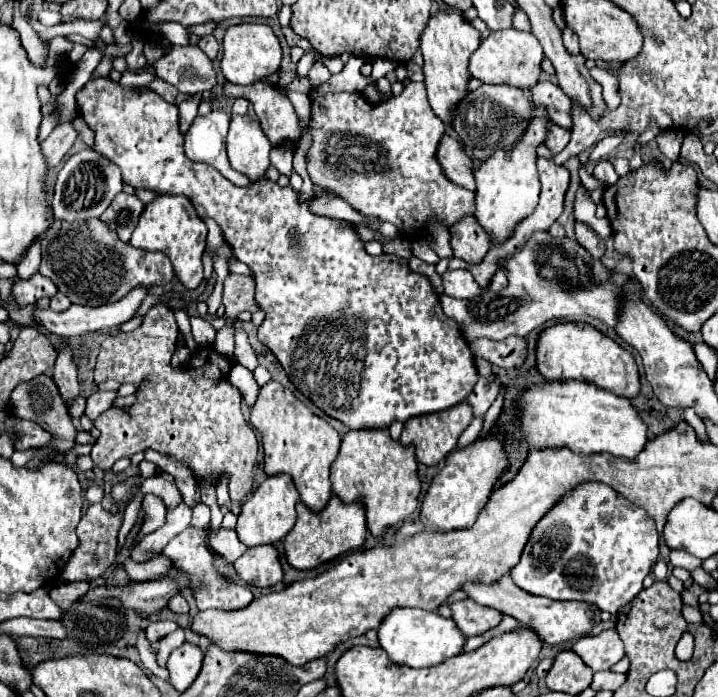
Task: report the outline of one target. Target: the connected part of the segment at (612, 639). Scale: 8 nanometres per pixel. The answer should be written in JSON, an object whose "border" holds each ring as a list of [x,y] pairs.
{"border":[[[607,629],[595,637],[581,637],[571,647],[581,661],[593,671],[607,671],[623,659],[623,641],[615,629]]]}

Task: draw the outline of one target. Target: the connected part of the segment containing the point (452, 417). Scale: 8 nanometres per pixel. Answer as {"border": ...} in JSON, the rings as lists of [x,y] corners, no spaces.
{"border":[[[459,403],[459,407],[453,407],[451,411],[441,411],[439,415],[423,415],[419,419],[409,419],[405,423],[399,443],[403,447],[413,445],[417,453],[417,461],[421,461],[427,467],[433,467],[433,465],[439,465],[457,447],[457,439],[469,427],[471,419],[473,419],[473,413],[467,403]]]}

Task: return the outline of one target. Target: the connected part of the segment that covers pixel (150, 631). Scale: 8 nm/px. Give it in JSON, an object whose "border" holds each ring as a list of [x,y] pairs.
{"border":[[[153,621],[153,623],[145,629],[145,635],[147,635],[147,639],[149,639],[151,643],[155,643],[155,641],[167,637],[169,633],[173,633],[175,629],[179,629],[179,625],[173,623],[173,621]]]}

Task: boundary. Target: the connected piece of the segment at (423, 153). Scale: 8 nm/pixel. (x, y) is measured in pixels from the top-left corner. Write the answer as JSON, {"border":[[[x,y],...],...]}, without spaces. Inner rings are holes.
{"border":[[[407,83],[401,95],[375,105],[369,103],[363,93],[319,93],[309,89],[307,97],[311,101],[307,173],[315,185],[347,201],[369,221],[379,219],[393,223],[401,235],[423,231],[431,221],[439,221],[451,229],[463,217],[475,213],[475,193],[449,181],[437,161],[437,145],[445,135],[445,125],[433,115],[423,83]]]}

